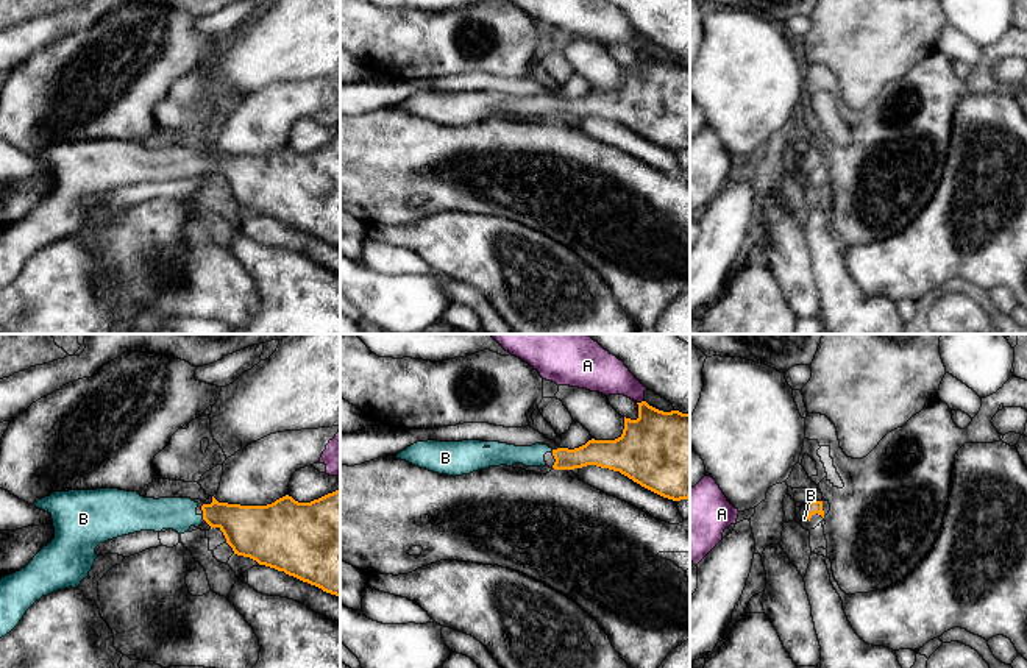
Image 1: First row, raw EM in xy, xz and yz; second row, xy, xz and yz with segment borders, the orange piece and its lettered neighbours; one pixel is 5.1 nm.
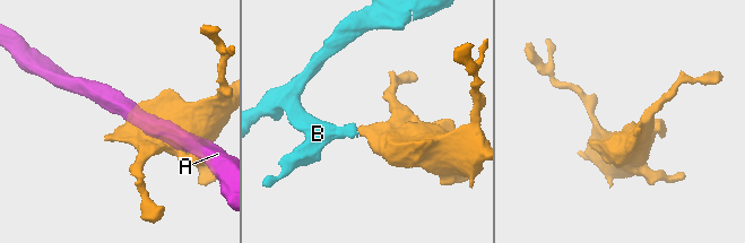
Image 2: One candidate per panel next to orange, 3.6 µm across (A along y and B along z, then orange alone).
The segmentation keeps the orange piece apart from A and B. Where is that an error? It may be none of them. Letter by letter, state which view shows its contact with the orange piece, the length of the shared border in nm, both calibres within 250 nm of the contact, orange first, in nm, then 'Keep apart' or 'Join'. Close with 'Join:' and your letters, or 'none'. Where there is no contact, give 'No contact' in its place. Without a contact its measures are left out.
A: Touches orange in xz. Shared border 40 nm. Thickness 380 nm (orange) against 200 nm. Keep apart
B: Touches orange in xy. Shared border 40 nm. Thickness 260 nm (orange) against 170 nm. Join
Join: B

